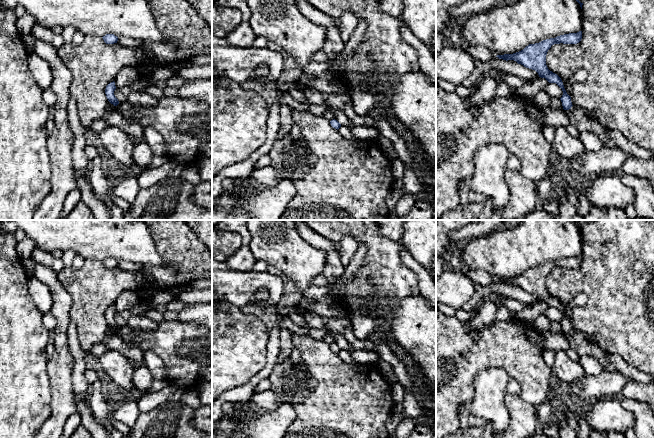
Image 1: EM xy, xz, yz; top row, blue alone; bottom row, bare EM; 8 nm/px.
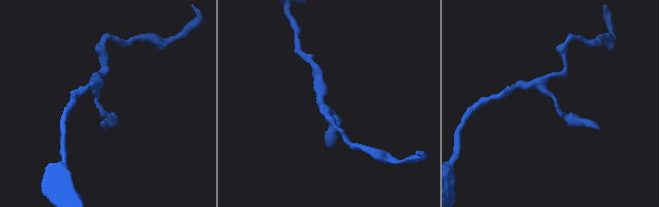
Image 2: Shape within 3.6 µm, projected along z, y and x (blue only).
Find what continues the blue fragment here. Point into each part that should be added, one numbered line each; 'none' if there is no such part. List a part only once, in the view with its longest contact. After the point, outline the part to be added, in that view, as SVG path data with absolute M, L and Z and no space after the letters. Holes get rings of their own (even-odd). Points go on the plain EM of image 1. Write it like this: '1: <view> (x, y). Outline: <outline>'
none

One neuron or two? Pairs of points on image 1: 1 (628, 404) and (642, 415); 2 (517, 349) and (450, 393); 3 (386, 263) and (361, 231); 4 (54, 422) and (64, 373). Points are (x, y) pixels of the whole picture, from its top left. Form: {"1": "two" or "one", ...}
{"1": "one", "2": "one", "3": "one", "4": "one"}

